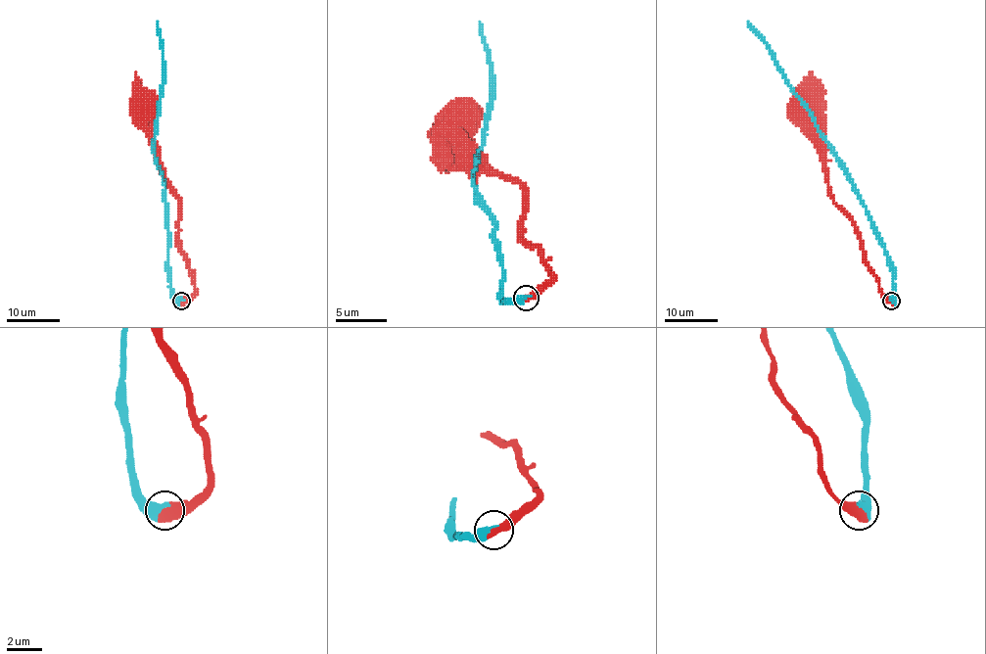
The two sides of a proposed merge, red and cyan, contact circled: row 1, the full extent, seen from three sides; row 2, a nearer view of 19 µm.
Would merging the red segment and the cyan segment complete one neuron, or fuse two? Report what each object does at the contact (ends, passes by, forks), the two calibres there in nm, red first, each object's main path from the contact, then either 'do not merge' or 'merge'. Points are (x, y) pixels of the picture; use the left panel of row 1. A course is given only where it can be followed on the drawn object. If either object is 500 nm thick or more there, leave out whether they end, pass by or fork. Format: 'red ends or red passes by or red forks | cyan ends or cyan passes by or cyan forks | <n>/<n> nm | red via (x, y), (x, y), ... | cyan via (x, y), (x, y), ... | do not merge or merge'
red ends | cyan ends | 440/460 nm | red via (180, 301), (186, 301), (194, 293), (194, 277), (180, 248), (179, 197), (155, 152), (147, 106) | cyan via (180, 301), (171, 288), (167, 206), (157, 163), (154, 126), (164, 79), (164, 51), (157, 22) | merge

